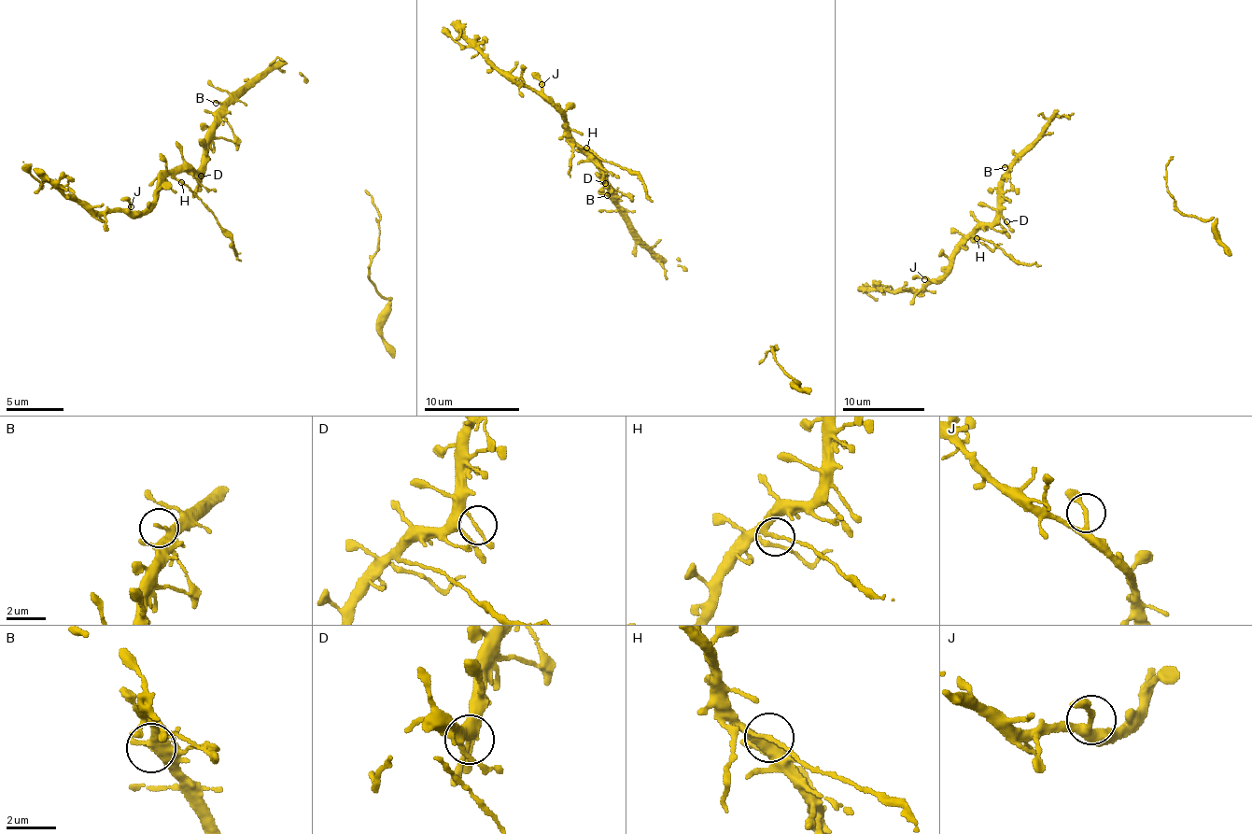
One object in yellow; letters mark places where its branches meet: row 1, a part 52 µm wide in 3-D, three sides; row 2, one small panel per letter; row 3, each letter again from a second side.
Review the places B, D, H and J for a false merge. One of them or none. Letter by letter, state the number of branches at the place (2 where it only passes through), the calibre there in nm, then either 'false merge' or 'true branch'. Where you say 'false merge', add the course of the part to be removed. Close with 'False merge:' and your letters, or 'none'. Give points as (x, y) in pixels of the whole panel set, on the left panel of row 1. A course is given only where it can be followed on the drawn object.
B: branches 1; calibre 320 nm; true branch
D: branches 2; calibre 150 nm; true branch
H: branches 2; calibre 160 nm; false merge; course (180, 182), (191, 187), (232, 237), (240, 261)
J: branches 2; calibre 180 nm; true branch
False merge: H

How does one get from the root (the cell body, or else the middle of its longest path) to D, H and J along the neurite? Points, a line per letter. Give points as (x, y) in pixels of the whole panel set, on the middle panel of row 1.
D: (649, 248), (617, 202), (606, 178), (605, 183)
H: (649, 248), (617, 202), (608, 179), (580, 148), (585, 148)
J: (649, 248), (617, 202), (608, 179), (571, 139), (565, 120), (541, 93), (541, 84)

